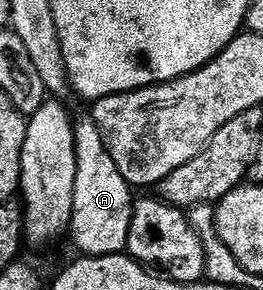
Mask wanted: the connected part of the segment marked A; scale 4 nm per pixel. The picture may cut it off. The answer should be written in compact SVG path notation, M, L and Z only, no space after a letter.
M90 118L76 119L73 124L75 153L77 154L77 182L73 186L73 214L69 237L84 257L118 256L127 247L129 222L133 207L132 185L117 170L117 162L109 158L101 130Z

